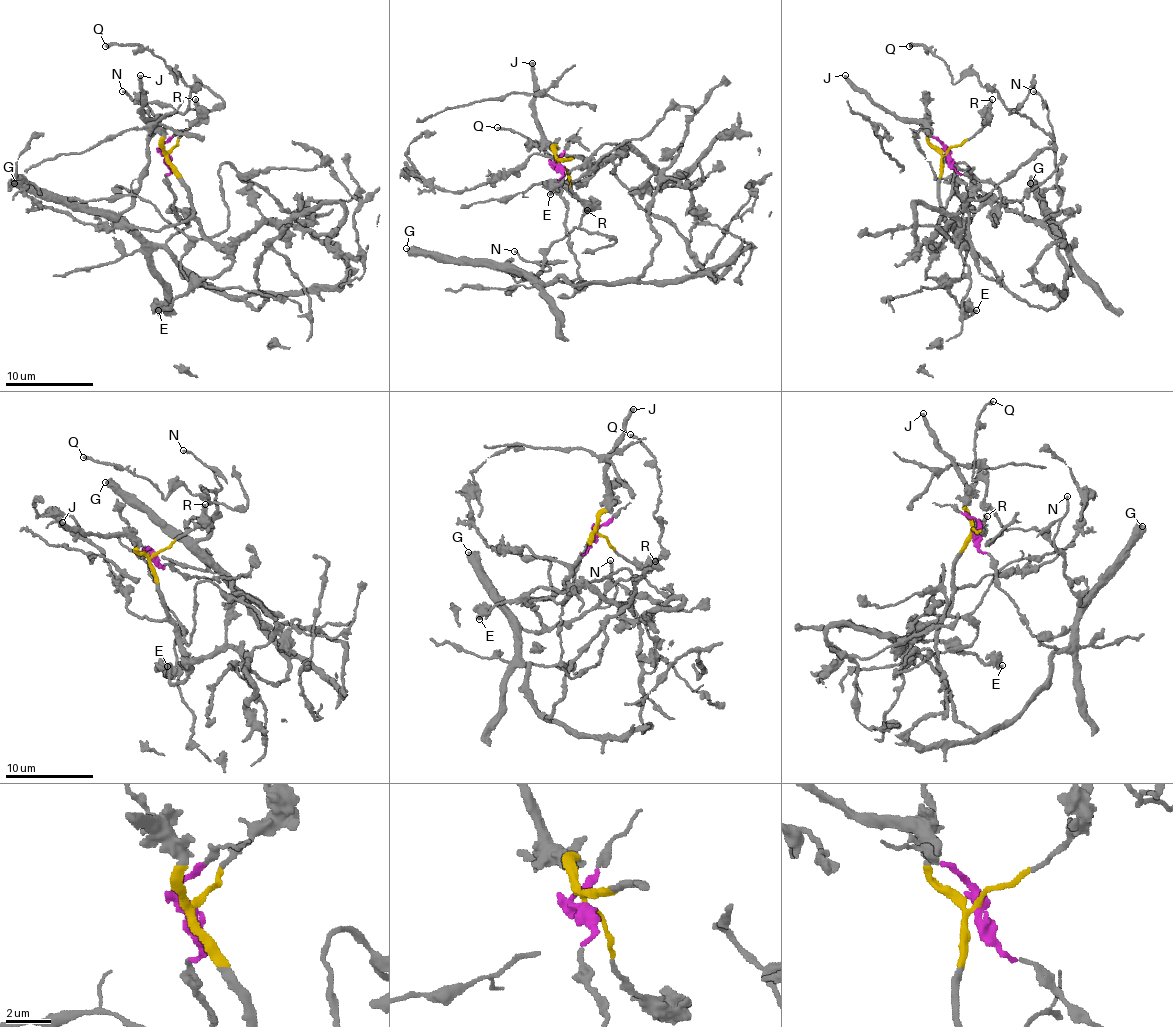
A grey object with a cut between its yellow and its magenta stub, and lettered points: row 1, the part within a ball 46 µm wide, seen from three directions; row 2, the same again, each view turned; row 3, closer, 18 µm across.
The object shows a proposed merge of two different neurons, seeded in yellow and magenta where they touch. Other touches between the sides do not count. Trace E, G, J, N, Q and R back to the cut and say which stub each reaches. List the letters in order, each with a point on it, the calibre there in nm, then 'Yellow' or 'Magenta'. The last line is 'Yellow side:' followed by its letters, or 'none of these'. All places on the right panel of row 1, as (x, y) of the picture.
E: Place: (976, 310). Thickness 440 nm. Yellow
G: Place: (1030, 183). Thickness 600 nm. Magenta
J: Place: (845, 75). Thickness 320 nm. Yellow
N: Place: (1033, 91). Thickness 200 nm. Magenta
Q: Place: (909, 46). Thickness 240 nm. Magenta
R: Place: (992, 99). Thickness 320 nm. Yellow
Yellow side: E, J, R

